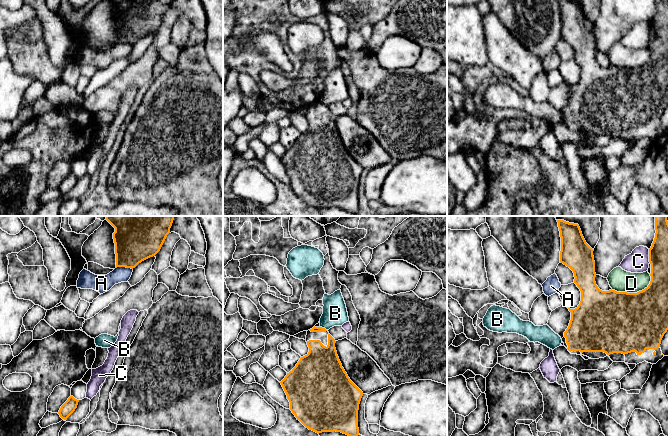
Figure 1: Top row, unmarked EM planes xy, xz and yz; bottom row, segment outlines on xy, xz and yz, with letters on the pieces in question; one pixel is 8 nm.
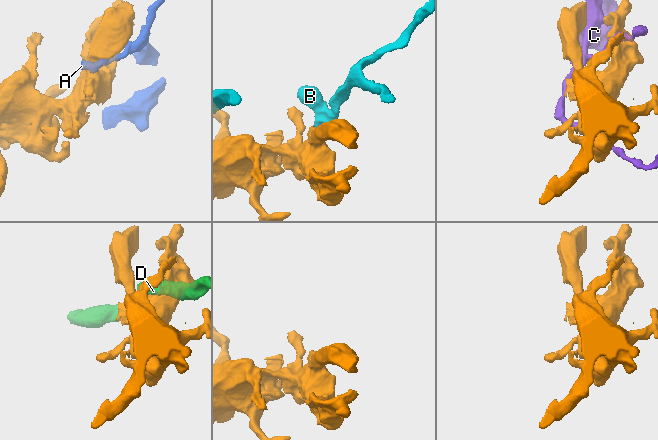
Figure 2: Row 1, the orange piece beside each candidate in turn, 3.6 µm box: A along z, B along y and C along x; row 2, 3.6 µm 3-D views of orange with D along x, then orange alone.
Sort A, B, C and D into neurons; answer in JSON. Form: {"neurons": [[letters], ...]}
{"neurons": [["A"], ["B"], ["C"], ["D"]]}

